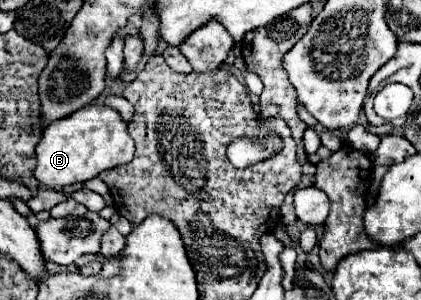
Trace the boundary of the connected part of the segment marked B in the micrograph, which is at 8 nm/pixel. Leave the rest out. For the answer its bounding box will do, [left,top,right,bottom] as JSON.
[35,104,135,188]

